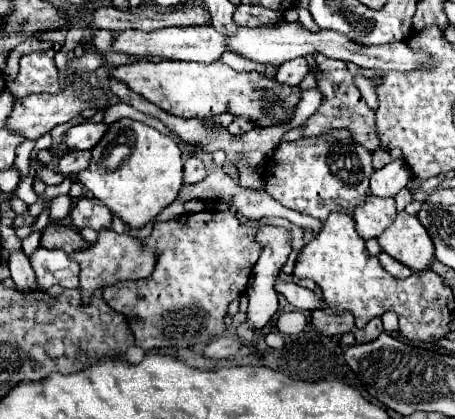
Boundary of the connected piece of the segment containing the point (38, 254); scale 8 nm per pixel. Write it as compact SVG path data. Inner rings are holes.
M38 247L30 257L32 269L36 271L38 289L46 291L52 285L62 285L68 289L76 289L80 285L78 273L80 265L68 257L62 249L44 249Z

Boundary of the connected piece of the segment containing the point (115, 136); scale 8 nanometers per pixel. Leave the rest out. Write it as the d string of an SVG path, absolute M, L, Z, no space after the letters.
M118 119L108 125L108 131L90 153L90 165L78 173L78 179L130 227L144 227L178 197L182 185L182 151L172 137L154 127L134 119Z

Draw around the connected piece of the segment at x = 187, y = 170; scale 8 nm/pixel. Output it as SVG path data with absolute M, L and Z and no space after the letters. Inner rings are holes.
M188 155L184 161L184 181L186 183L196 183L198 179L202 179L206 173L204 163L196 157L196 155Z

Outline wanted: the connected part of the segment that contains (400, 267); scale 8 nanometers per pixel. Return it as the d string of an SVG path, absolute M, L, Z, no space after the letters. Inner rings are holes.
M380 253L380 255L378 255L378 259L380 259L382 267L384 267L392 277L406 279L406 277L410 277L410 275L412 275L412 269L408 269L404 263L396 261L396 259L394 259L394 257L390 257L388 253Z

